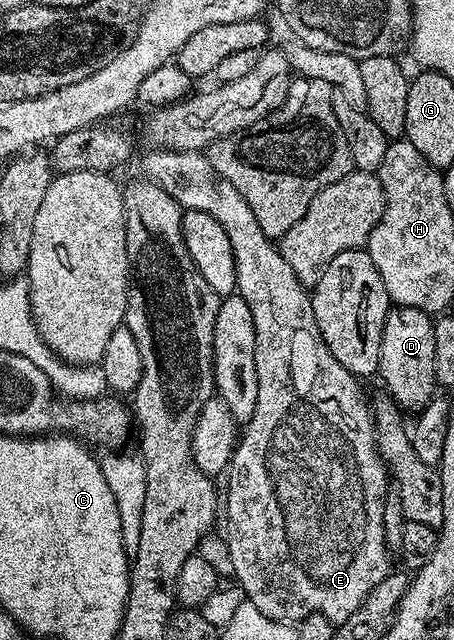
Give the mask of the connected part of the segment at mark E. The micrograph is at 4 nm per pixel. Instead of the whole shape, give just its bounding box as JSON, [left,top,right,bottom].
[141,149,391,623]

